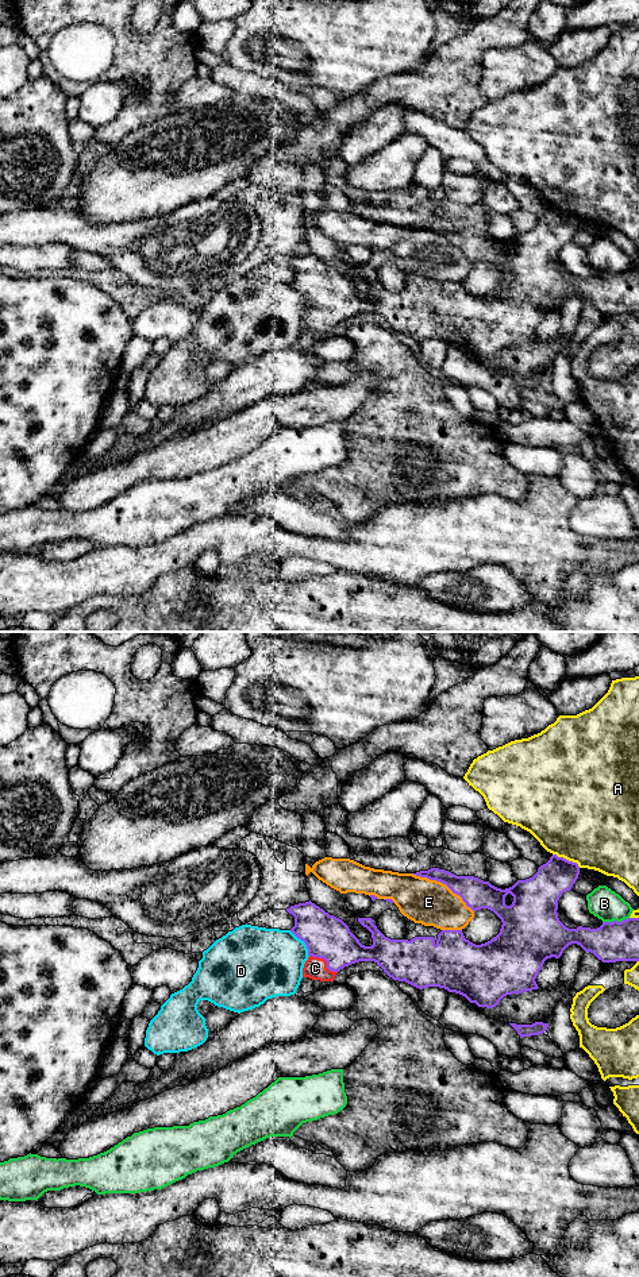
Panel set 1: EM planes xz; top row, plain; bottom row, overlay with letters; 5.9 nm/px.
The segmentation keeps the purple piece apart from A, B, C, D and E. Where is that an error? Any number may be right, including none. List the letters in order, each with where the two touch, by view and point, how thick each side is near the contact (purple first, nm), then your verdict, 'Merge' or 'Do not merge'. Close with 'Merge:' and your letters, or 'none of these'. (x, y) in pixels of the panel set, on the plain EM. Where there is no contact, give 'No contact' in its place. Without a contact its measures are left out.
A: Touches purple at xz (565, 211). Thickness 220 nm (purple) against 500 nm. Do not merge
B: Touches purple at xz (615, 273). Thickness 240 nm (purple) against 190 nm. Do not merge
C: Touches purple at xz (326, 312). Thickness 260 nm (purple) against 140 nm. Merge
D: Touches purple at xz (304, 293). Thickness 260 nm (purple) against 400 nm. Do not merge
E: Touches purple at xz (445, 235). Thickness 180 nm (purple) against 280 nm. Do not merge
Merge: C

